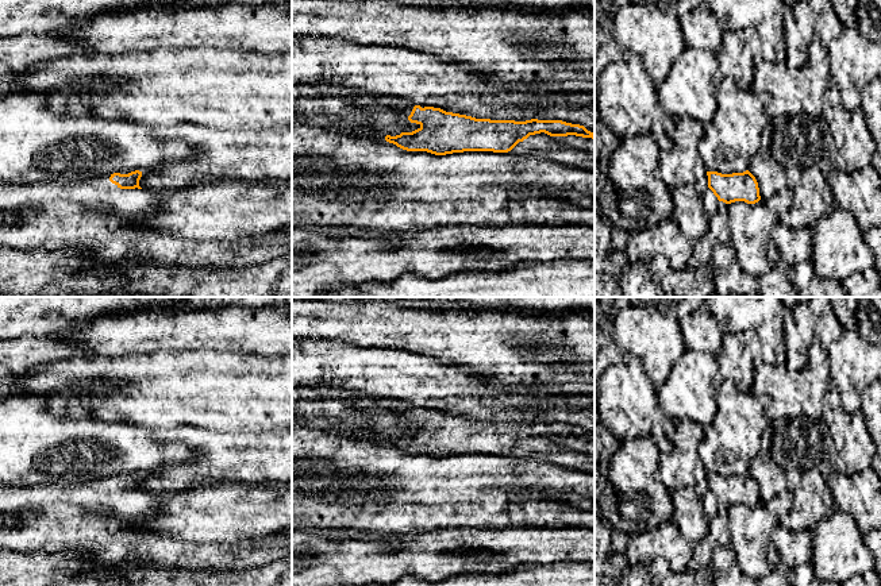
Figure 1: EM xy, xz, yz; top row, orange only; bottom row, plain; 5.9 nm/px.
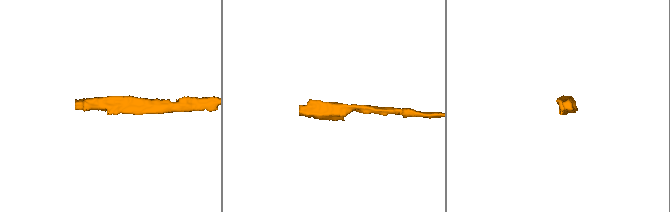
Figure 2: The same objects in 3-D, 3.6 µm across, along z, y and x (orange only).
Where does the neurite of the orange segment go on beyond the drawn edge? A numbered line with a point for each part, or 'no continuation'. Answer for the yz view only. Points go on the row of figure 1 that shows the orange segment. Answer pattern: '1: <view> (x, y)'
1: yz (710, 201)

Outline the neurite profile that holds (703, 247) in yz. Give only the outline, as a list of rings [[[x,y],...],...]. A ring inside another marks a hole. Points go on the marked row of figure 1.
[[[720,201],[718,212],[709,217],[708,232],[693,242],[693,251],[688,259],[689,269],[711,263],[711,254],[718,243],[730,243],[728,204]]]

